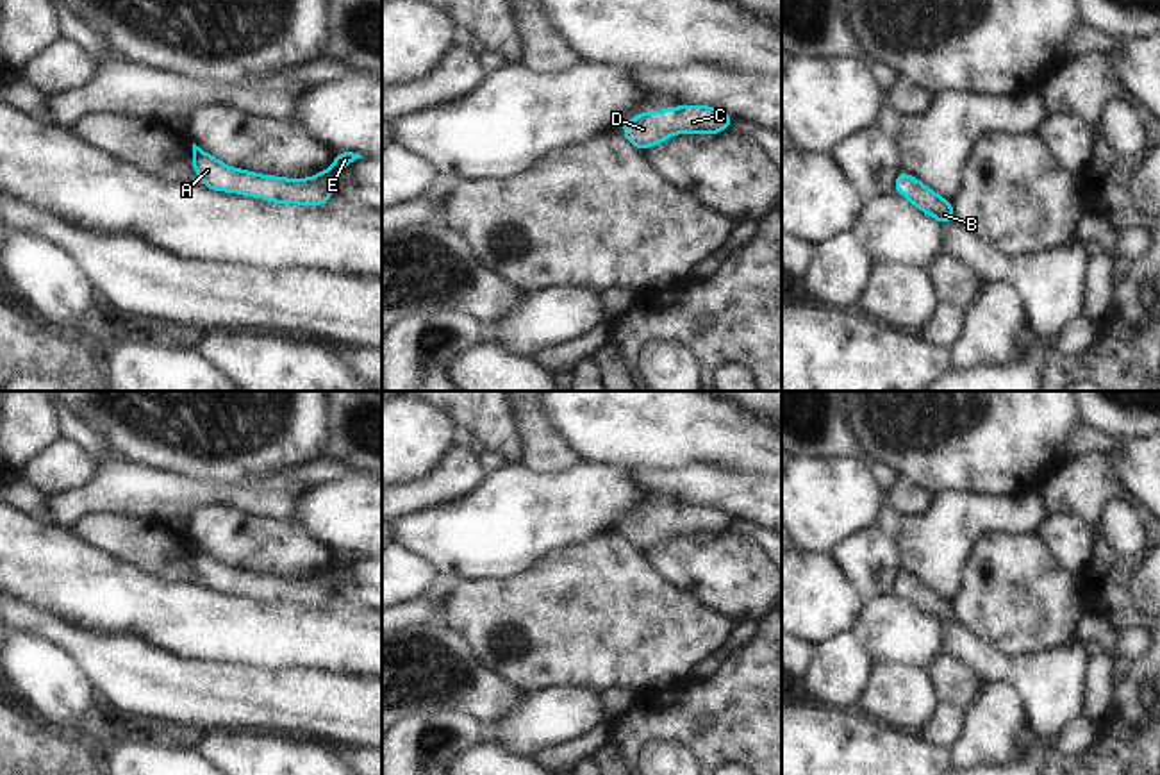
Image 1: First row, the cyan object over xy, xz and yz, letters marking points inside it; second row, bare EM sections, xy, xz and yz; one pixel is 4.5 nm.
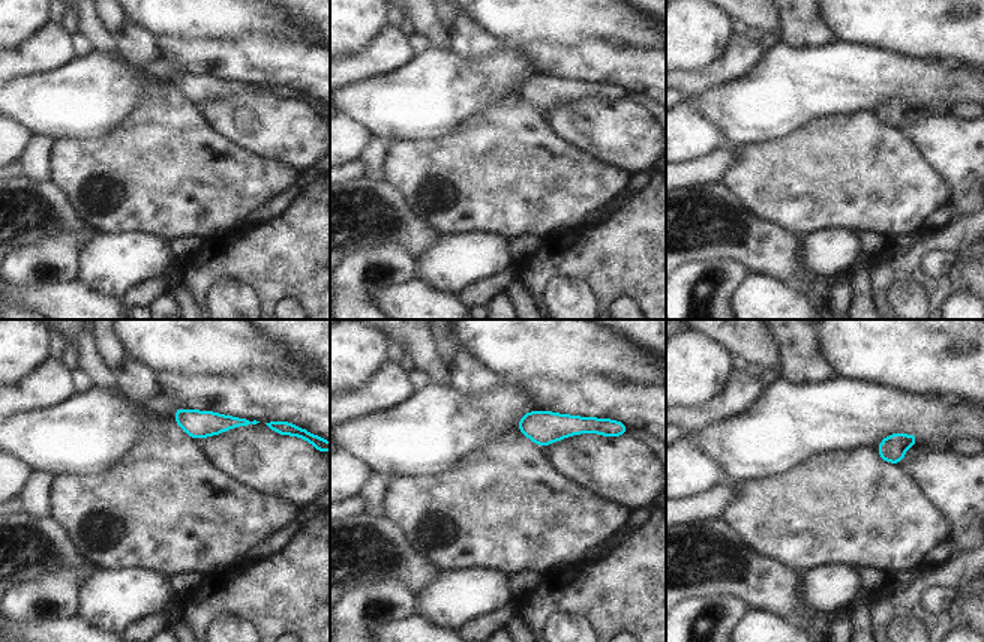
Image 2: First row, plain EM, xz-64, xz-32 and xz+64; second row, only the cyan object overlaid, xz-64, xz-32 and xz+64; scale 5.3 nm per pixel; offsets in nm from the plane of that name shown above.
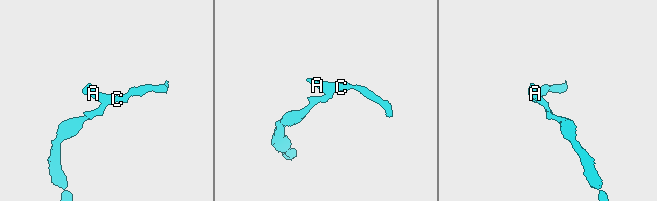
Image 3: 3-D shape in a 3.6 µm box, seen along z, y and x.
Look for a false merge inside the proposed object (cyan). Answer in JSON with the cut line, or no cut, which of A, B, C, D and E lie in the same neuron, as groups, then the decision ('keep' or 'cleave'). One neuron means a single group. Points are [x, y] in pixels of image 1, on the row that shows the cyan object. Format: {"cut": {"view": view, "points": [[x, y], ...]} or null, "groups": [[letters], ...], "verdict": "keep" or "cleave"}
{"cut": null, "groups": [["A", "B", "C", "D", "E"]], "verdict": "keep"}

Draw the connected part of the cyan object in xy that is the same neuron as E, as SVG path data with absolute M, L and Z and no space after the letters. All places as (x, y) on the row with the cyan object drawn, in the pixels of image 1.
M193 143L193 170L200 175L205 188L214 191L237 191L244 196L262 196L271 204L296 202L300 205L316 205L332 202L330 189L339 171L360 157L353 152L336 154L332 166L318 177L287 180L225 166Z

